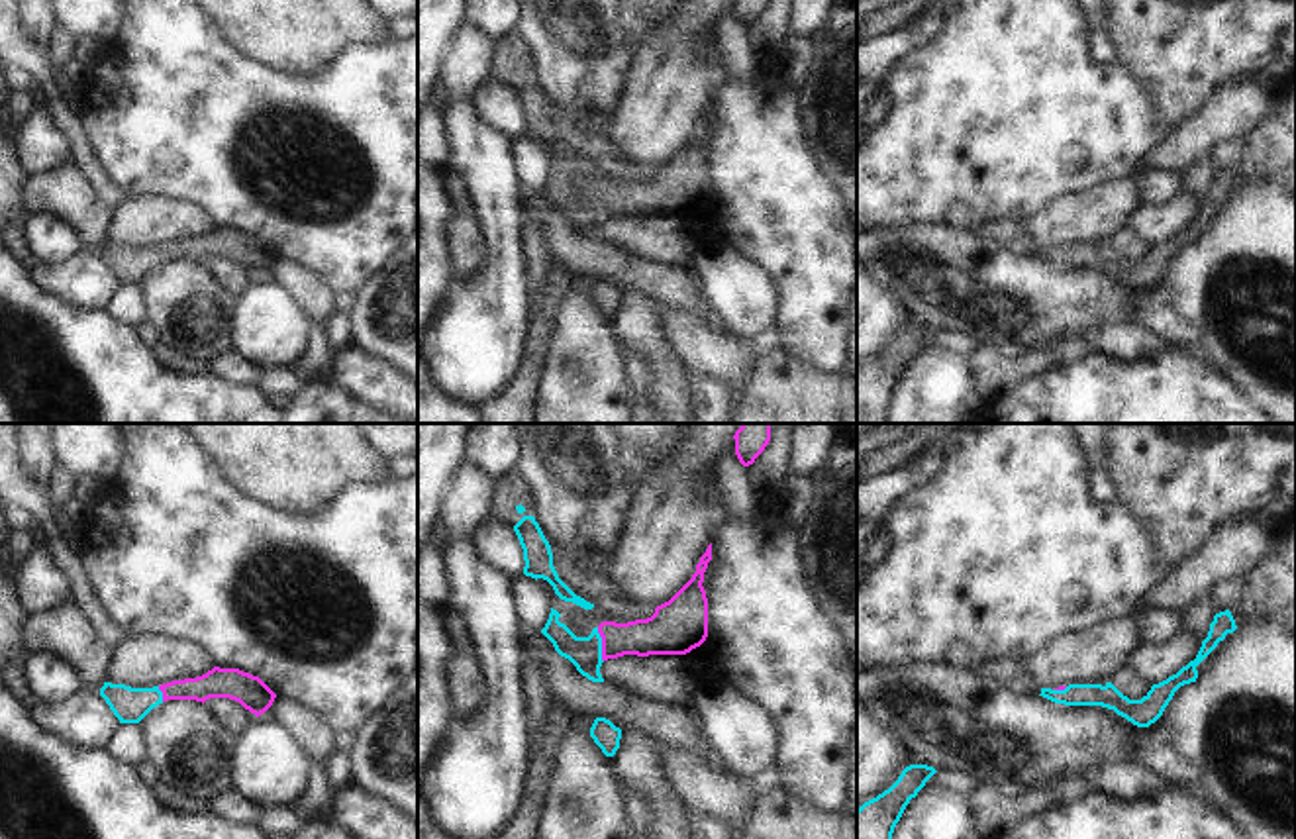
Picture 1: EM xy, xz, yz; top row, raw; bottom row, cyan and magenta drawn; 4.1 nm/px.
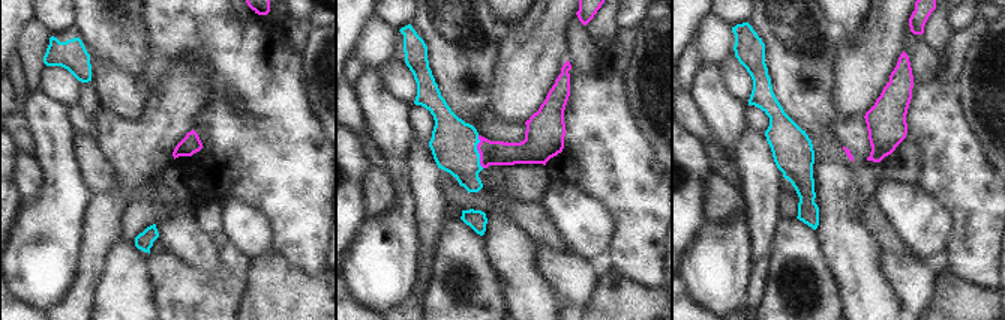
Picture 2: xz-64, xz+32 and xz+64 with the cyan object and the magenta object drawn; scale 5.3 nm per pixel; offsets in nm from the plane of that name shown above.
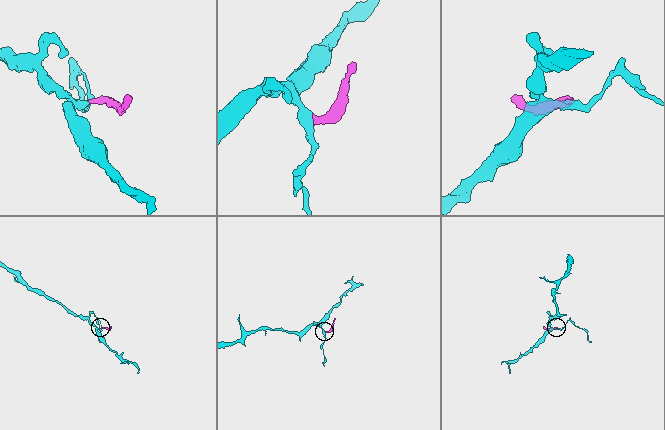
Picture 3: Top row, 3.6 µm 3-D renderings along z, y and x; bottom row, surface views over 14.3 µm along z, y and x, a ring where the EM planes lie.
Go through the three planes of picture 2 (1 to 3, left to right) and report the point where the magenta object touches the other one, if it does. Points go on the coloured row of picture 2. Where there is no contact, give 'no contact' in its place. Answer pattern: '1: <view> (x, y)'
1: no contact
2: xz+32 (477, 152)
3: no contact

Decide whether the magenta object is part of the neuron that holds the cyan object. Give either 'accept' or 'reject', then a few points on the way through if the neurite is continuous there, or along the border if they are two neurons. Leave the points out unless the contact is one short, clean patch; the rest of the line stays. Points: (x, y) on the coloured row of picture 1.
accept; way xz (585, 653), (600, 645), (608, 640), (659, 634)

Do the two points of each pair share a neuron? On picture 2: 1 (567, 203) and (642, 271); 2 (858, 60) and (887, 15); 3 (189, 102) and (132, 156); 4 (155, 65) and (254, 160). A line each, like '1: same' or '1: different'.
1: different
2: same
3: same
4: same

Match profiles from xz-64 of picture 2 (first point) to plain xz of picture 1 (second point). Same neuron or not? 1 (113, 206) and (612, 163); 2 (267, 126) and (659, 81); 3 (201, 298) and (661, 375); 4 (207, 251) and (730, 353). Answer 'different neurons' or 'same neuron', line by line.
1: different neurons
2: different neurons
3: different neurons
4: same neuron

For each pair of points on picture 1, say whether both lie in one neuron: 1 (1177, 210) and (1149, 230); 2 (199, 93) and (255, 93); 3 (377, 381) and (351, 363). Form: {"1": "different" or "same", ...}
{"1": "same", "2": "same", "3": "same"}

